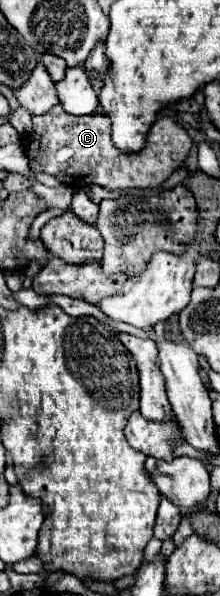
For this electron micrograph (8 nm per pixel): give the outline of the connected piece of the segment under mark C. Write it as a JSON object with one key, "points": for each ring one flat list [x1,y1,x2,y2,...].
{"points":[[56,105,42,117,32,117,34,131,26,143,26,153,32,171,54,175,60,183,72,189,84,189,86,185,100,185,108,191,116,189,156,189,160,187,188,157,192,139,170,117,160,117,150,133,146,147,140,153,126,155,114,149,110,141,110,119,106,115,74,117]]}

